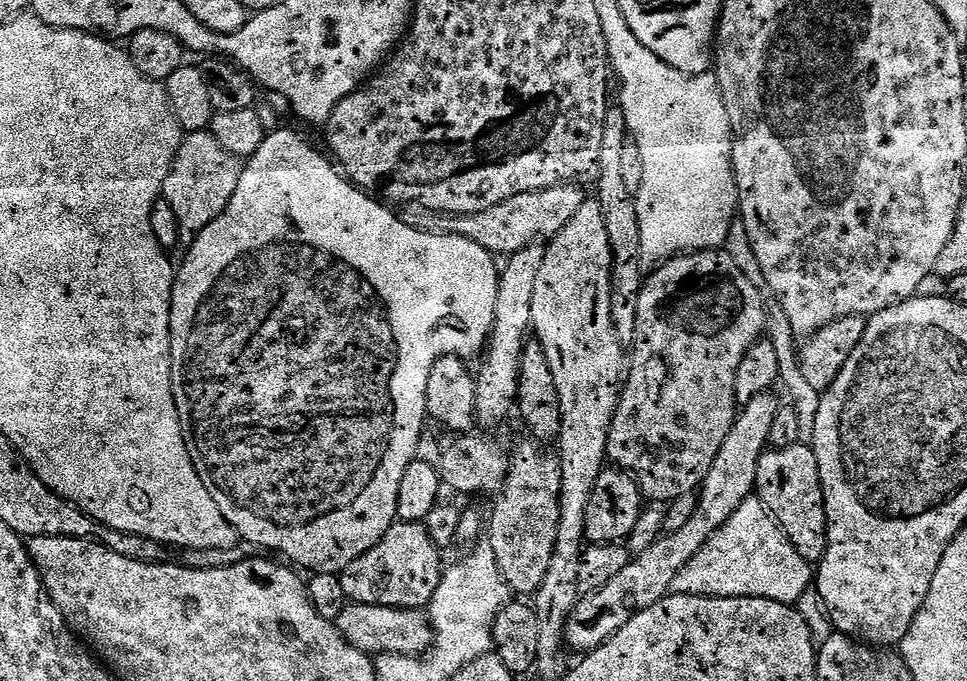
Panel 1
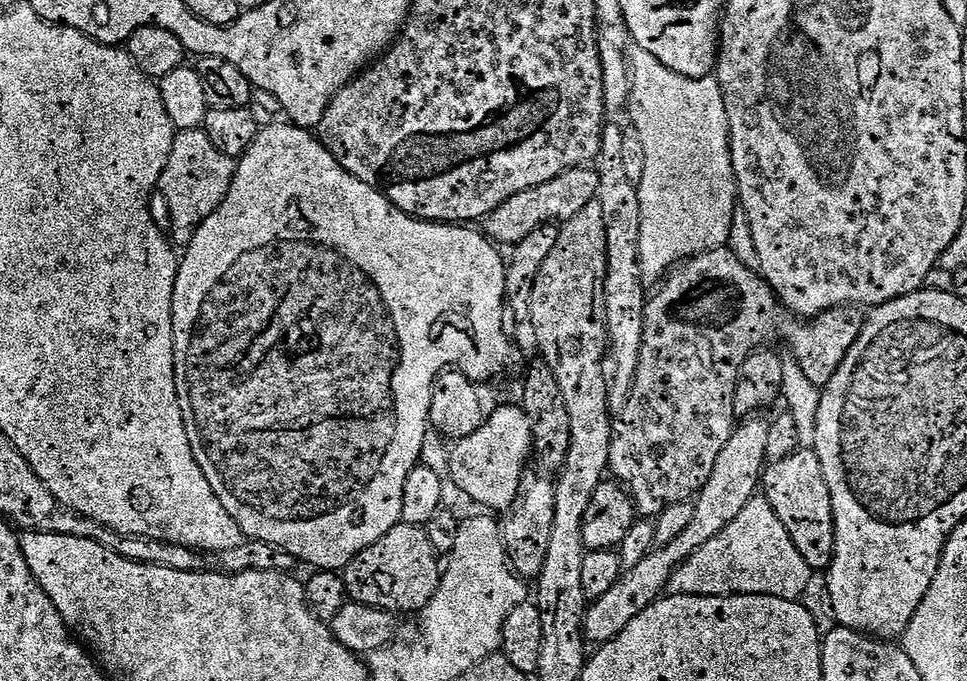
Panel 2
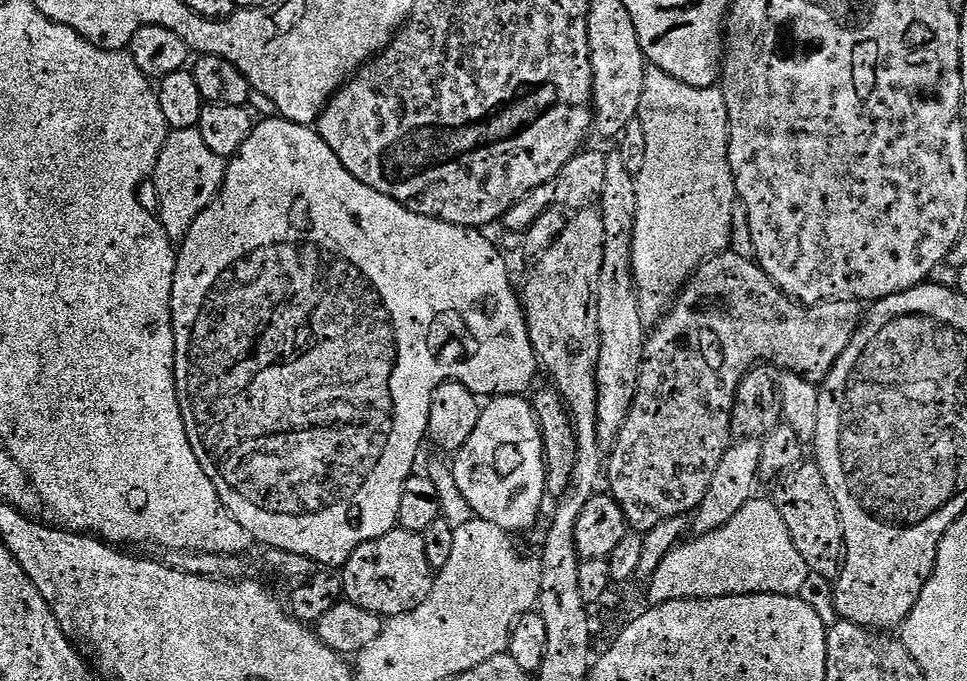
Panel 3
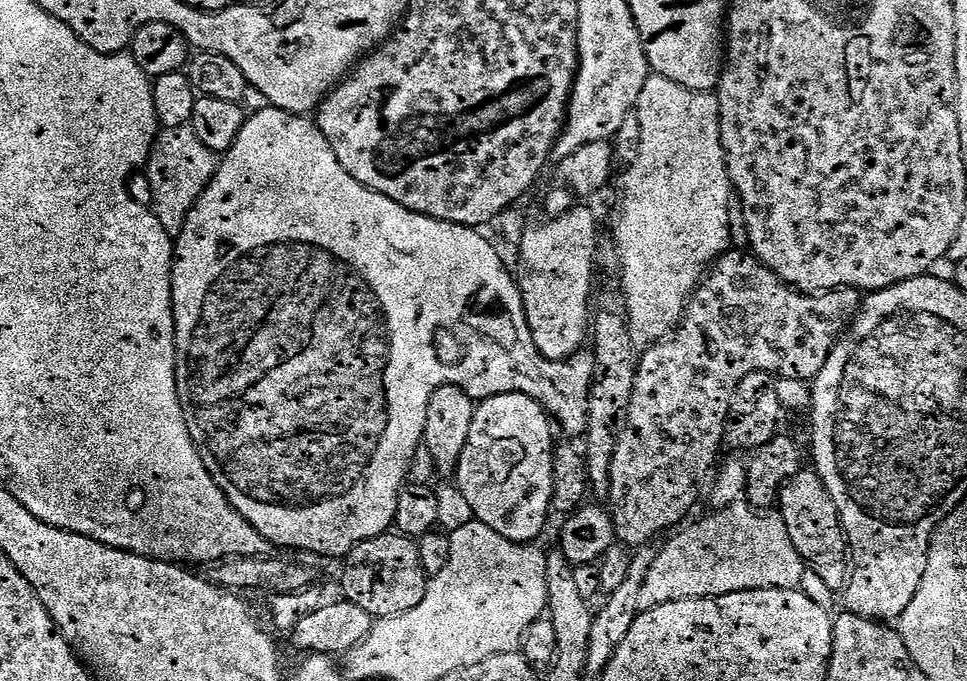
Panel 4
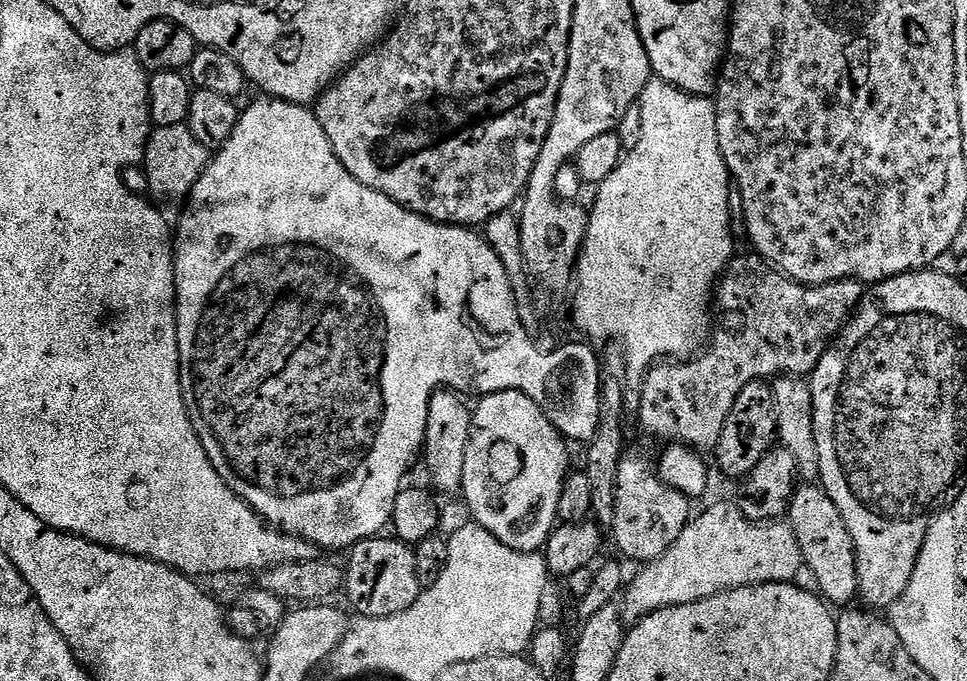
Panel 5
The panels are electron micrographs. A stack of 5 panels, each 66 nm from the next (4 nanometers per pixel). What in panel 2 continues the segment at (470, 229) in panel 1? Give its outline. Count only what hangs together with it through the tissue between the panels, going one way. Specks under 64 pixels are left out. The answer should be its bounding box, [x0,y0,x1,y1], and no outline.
[482,166,599,246]

